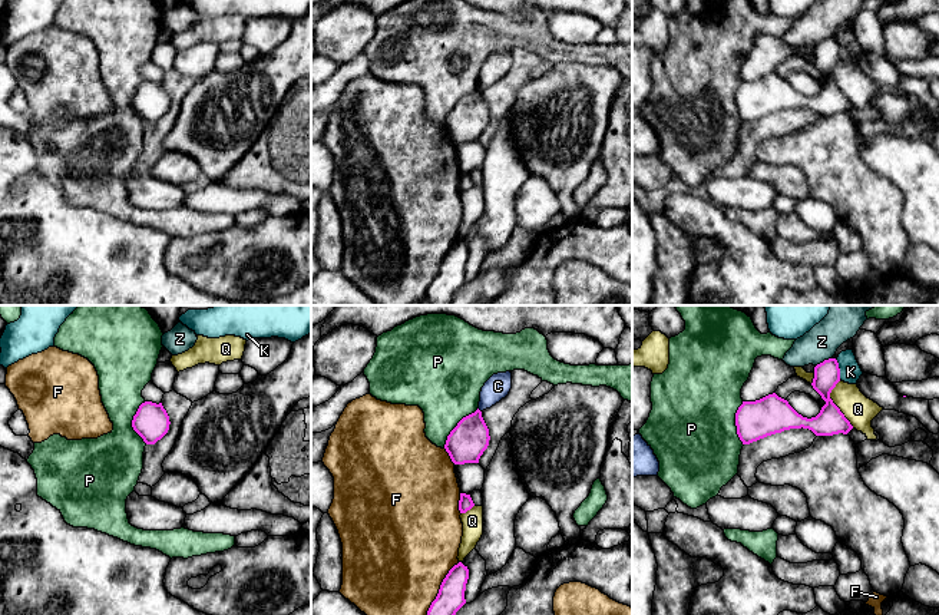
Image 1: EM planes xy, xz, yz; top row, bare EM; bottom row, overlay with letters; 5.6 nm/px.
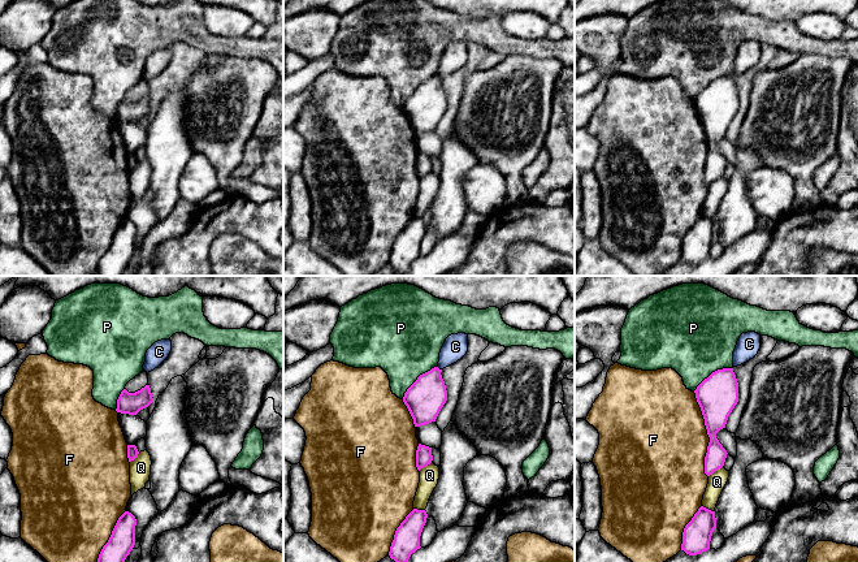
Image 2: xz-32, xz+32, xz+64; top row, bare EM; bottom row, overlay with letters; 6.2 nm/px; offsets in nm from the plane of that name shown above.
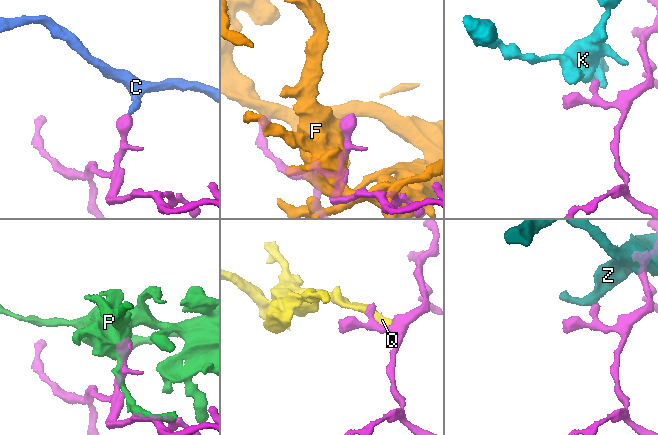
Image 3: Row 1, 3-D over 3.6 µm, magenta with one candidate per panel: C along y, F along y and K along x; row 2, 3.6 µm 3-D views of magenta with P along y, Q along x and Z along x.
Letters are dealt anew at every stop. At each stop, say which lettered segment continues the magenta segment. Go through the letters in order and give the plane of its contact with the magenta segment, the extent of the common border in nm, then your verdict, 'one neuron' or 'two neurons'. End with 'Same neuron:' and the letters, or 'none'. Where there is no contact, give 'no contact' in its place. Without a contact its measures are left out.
C: contact in xz; length 40 nm; two neurons
F: contact in xz; length 380 nm; two neurons
K: contact in yz; length 110 nm; two neurons
P: contact in xz; length 300 nm; two neurons
Q: contact in yz; length 280 nm; two neurons
Z: contact in yz; length 110 nm; two neurons
Same neuron: none

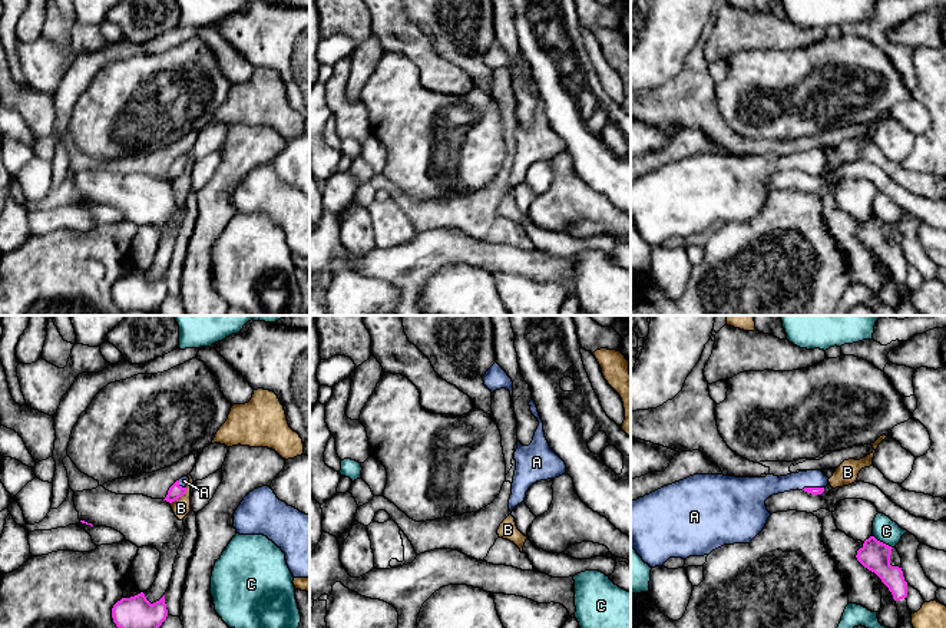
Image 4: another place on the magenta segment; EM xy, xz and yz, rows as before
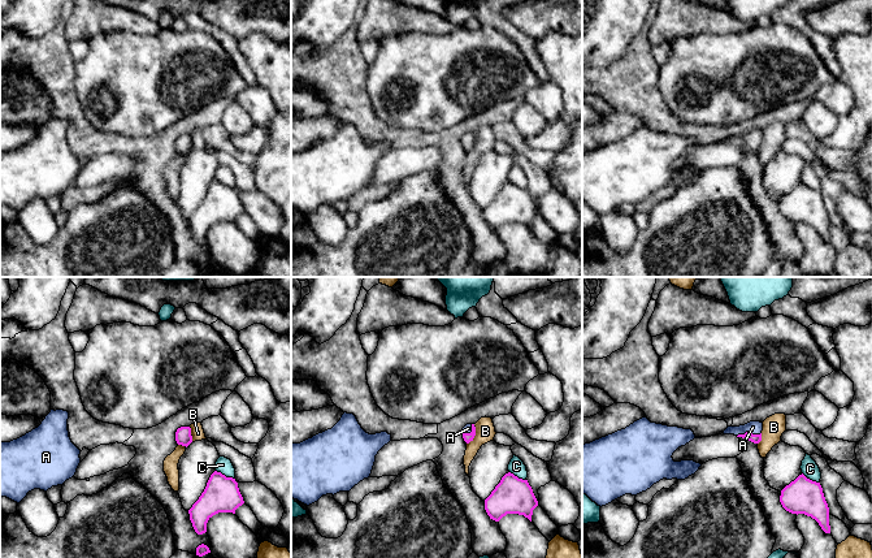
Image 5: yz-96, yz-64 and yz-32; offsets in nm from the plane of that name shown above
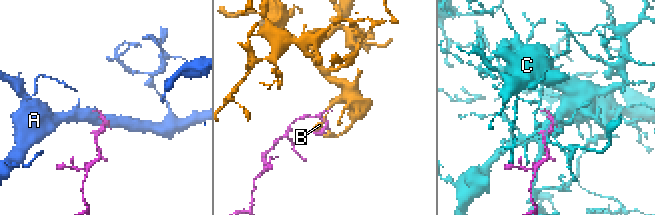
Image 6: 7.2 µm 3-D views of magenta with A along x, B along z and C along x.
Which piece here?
A: contact in yz; length 130 nm; one neuron
B: contact in xy; length 130 nm; two neurons
C: contact in yz; length 130 nm; two neurons
Same neuron: A

